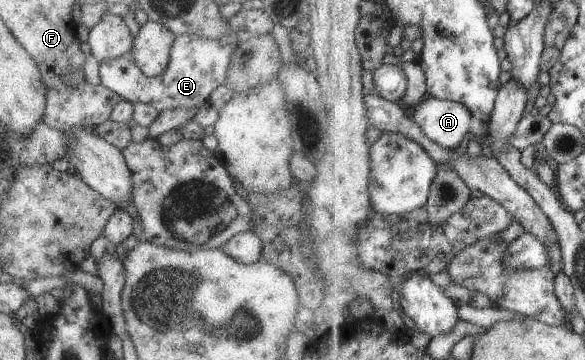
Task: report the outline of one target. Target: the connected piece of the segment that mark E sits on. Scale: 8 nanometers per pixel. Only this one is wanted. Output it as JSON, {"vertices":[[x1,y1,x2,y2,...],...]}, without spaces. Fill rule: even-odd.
{"vertices":[[234,32,220,39,177,36,170,52,170,61,165,72,158,77,148,77,137,67,131,56,101,62,99,68,101,84,116,92,130,103,150,104,159,112,174,108,205,107,210,94,227,80,233,53,241,41]]}

